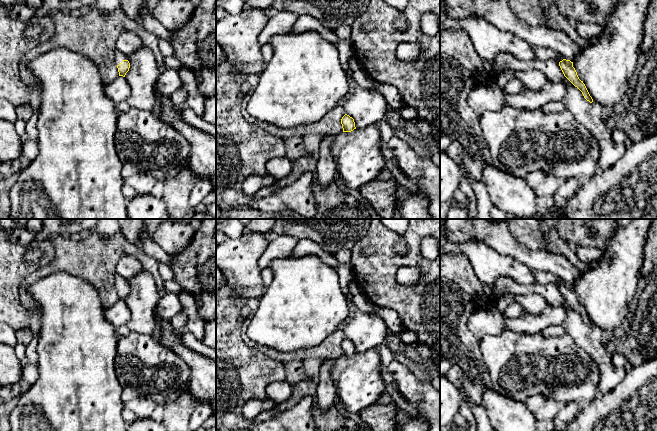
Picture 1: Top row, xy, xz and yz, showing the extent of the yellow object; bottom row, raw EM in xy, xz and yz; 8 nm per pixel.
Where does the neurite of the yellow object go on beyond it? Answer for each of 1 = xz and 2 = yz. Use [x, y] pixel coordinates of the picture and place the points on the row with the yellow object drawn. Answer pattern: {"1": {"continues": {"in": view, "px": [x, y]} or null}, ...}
{"1": {"continues": null}, "2": {"continues": {"in": "yz", "px": [541, 53]}}}

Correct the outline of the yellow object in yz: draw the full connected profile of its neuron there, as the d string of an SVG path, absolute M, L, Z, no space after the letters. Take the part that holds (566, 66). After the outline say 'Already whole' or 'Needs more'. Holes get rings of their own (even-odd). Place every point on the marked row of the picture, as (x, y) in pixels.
M531 46L533 50L534 57L541 60L548 59L558 59L559 66L564 74L564 76L583 94L584 98L590 103L593 102L592 97L590 96L585 84L581 81L577 75L575 68L573 67L573 62L570 60L564 59L558 52L550 48L540 48L536 46Z. Needs more

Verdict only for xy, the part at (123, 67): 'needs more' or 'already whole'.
needs more

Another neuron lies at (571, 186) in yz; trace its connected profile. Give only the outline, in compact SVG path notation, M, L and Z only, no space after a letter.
M575 177L566 179L566 182L553 194L555 204L561 204L575 195L584 182L584 179Z

